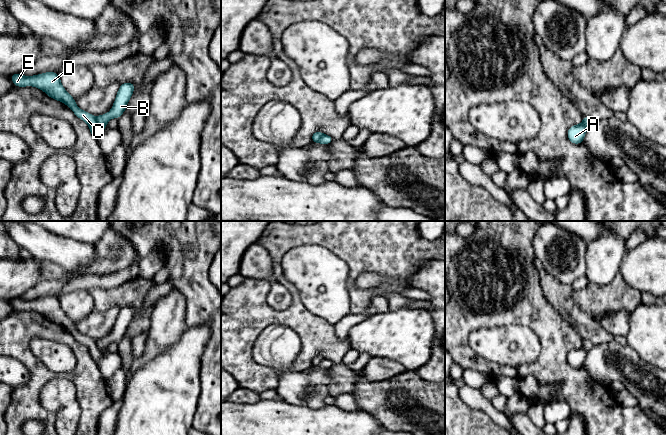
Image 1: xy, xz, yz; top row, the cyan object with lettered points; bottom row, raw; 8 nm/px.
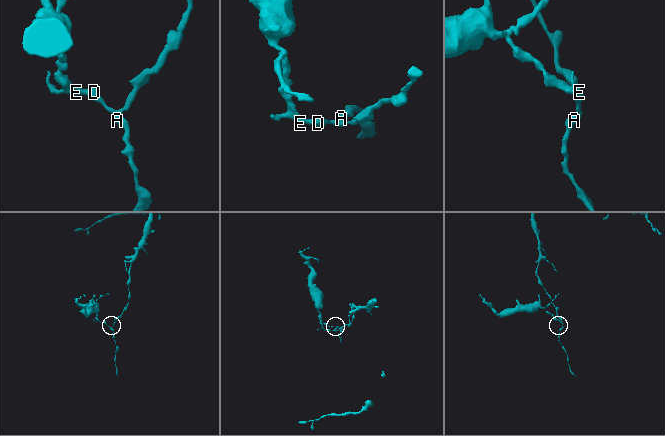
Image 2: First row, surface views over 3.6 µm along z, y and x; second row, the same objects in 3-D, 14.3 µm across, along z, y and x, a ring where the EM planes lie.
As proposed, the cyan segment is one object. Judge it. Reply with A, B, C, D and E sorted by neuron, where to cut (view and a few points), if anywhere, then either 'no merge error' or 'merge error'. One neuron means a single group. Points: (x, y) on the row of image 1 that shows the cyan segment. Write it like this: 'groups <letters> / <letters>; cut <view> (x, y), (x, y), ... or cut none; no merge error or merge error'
groups A C D E / B; cut xy (94, 117), (103, 128); merge error

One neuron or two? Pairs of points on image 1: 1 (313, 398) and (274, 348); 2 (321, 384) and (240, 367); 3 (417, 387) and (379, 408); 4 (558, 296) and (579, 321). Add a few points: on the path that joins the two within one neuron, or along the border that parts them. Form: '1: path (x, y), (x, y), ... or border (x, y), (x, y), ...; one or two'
1: path (303, 386), (285, 368), (282, 360); one
2: border (259, 364), (279, 371), (276, 389); two
3: path (408, 394), (400, 402), (388, 402); one
4: path (563, 302), (574, 315); one

